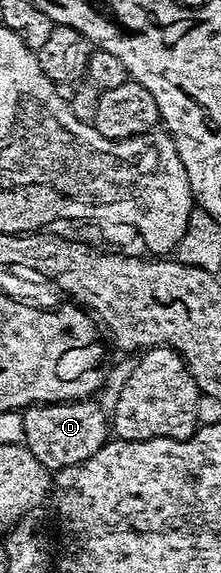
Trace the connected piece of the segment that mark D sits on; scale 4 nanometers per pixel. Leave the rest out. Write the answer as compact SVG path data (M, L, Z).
M97 400L79 402L46 402L30 406L22 413L23 445L32 452L35 460L50 472L76 468L87 461L111 438L111 422Z

